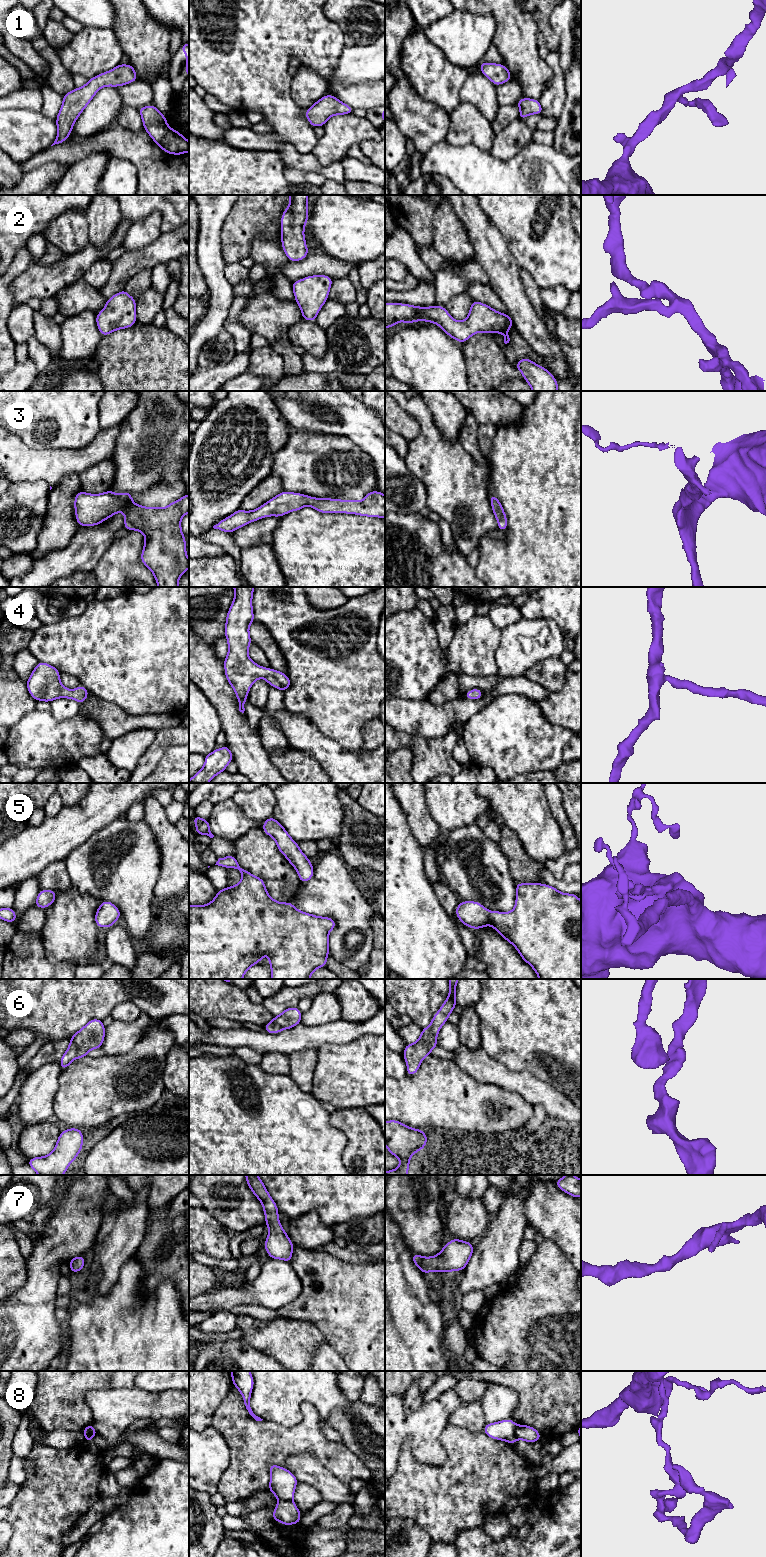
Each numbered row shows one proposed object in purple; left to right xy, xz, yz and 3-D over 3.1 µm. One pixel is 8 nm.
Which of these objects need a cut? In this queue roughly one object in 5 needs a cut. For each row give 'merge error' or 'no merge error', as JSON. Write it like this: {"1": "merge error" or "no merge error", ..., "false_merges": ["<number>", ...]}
{"1": "no merge error", "2": "no merge error", "3": "no merge error", "4": "no merge error", "5": "no merge error", "6": "no merge error", "7": "no merge error", "8": "merge error", "false_merges": ["8"]}

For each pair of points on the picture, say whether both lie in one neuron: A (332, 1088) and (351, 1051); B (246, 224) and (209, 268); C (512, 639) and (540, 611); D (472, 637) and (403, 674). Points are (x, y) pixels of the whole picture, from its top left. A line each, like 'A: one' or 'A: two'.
A: one
B: two
C: two
D: one

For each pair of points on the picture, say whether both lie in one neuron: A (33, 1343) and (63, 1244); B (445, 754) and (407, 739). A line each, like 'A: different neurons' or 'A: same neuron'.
A: same neuron
B: same neuron

